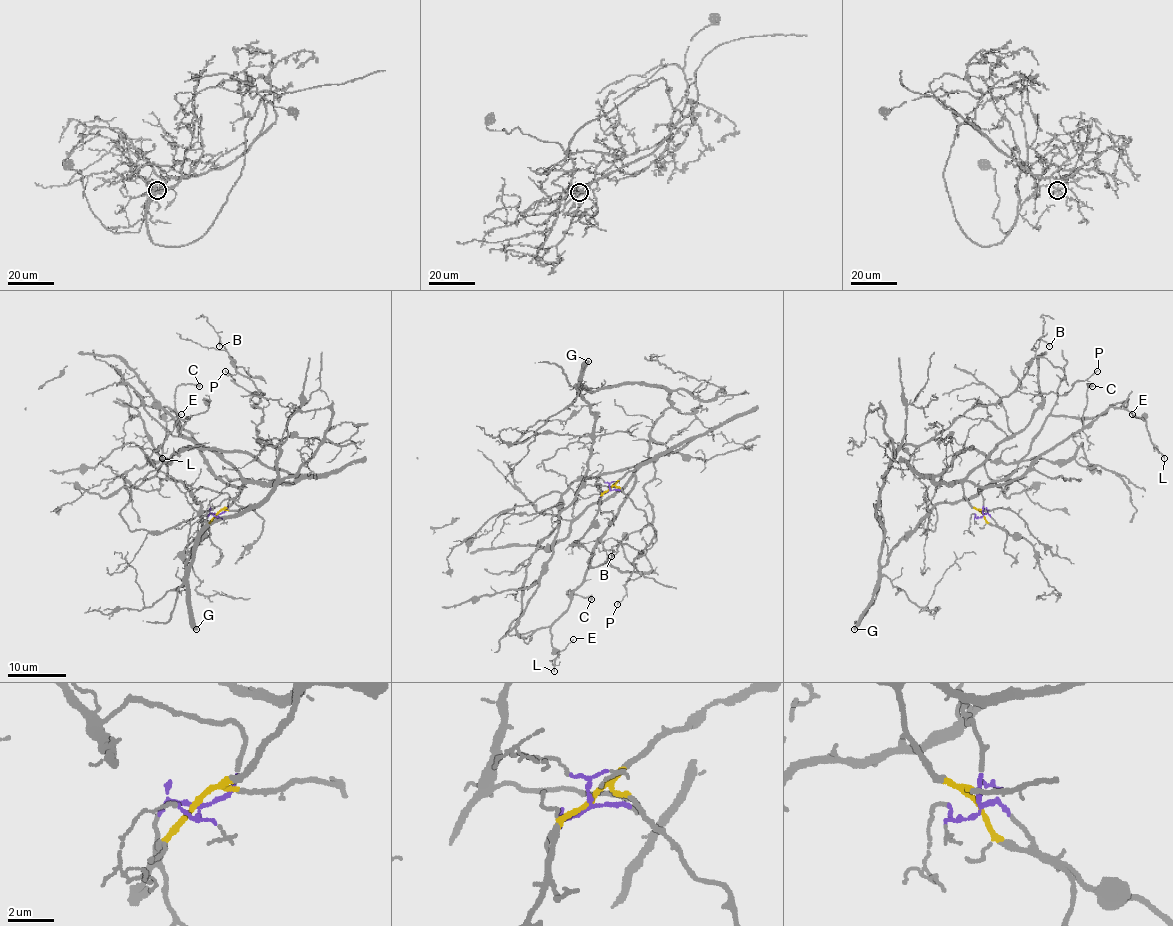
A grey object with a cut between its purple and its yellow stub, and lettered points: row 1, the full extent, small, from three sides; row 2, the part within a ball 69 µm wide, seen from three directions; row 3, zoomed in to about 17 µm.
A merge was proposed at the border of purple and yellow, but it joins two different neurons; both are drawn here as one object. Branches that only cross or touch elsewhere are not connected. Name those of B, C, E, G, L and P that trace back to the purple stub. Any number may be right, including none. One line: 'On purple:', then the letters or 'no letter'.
On purple: B, G, P

